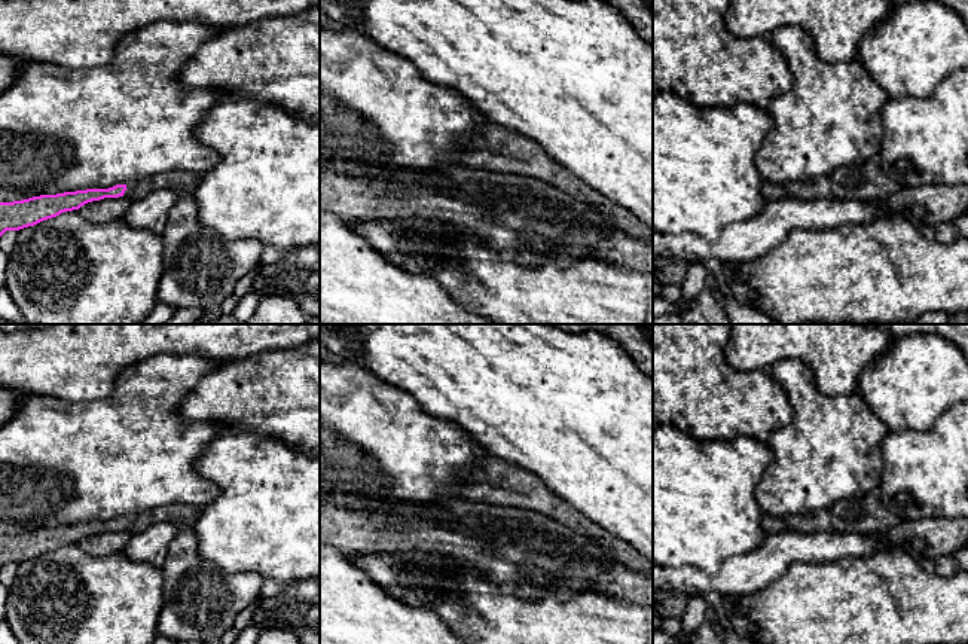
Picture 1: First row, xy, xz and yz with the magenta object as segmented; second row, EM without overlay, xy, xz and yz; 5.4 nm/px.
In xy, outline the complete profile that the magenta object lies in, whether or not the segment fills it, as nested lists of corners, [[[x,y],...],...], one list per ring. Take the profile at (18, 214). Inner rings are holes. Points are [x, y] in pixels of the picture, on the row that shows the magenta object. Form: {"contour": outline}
{"contour": [[[170,171],[128,184],[109,189],[86,189],[57,195],[40,195],[22,201],[0,202],[0,236],[6,231],[19,231],[65,211],[79,210],[82,205],[104,198],[126,196],[137,201],[156,189],[171,189],[180,198],[190,196],[202,174],[189,171]]]}

